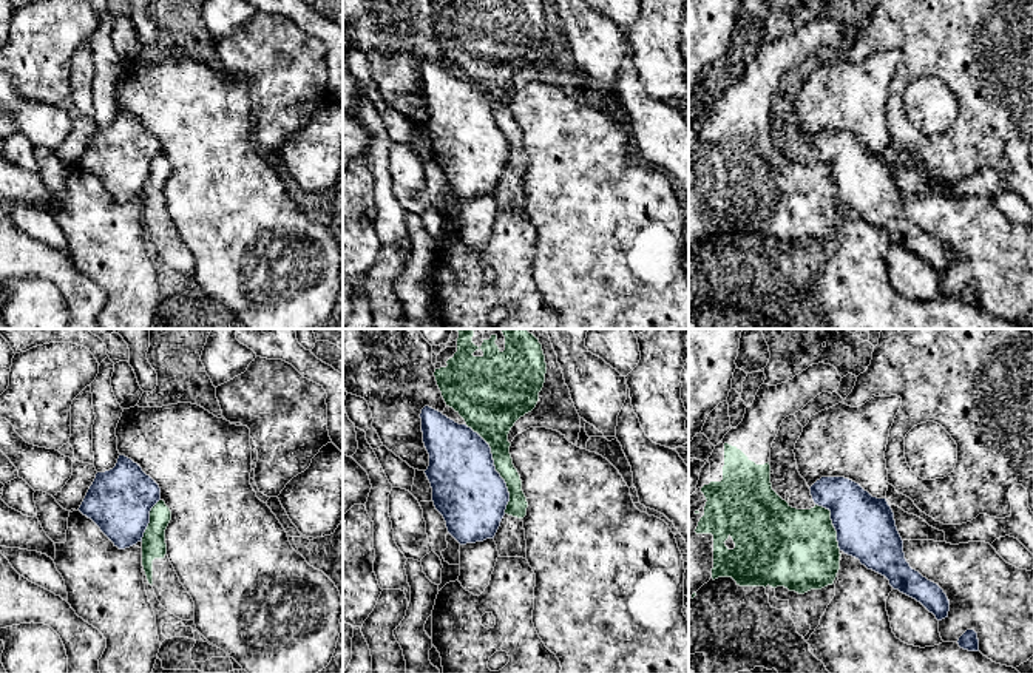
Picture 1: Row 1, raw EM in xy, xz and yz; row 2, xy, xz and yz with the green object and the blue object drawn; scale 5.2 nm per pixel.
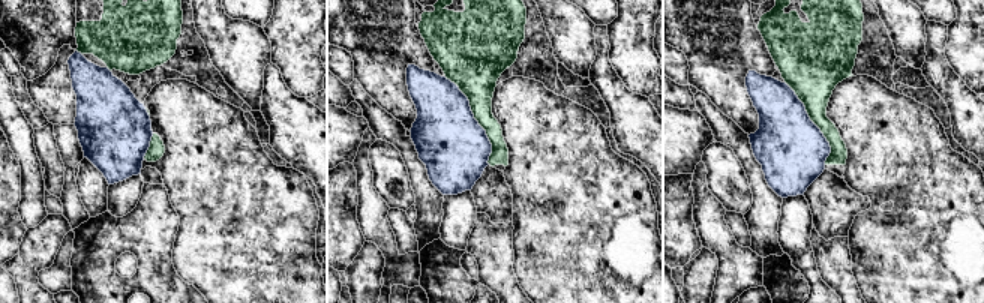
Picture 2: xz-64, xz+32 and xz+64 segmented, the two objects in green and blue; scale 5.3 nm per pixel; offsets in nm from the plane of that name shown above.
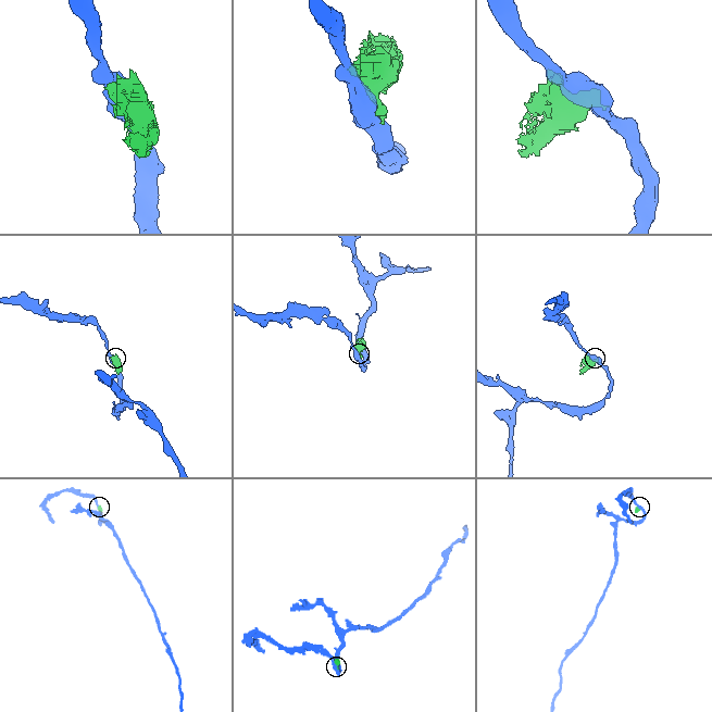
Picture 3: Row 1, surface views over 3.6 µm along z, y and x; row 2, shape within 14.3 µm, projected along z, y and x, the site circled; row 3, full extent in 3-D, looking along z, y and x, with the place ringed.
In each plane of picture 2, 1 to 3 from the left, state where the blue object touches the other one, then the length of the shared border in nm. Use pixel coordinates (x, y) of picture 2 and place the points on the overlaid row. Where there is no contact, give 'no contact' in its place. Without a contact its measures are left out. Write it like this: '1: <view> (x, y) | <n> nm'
1: xz-64 (150, 146) | 150 nm
2: xz+32 (474, 117) | 550 nm
3: xz+64 (813, 122) | 500 nm

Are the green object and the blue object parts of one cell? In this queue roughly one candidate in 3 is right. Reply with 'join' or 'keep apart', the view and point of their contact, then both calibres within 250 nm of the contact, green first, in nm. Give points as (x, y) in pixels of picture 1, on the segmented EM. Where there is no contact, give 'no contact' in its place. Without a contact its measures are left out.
keep apart; contact xz (496, 468); calibres 200 and 360 nm

